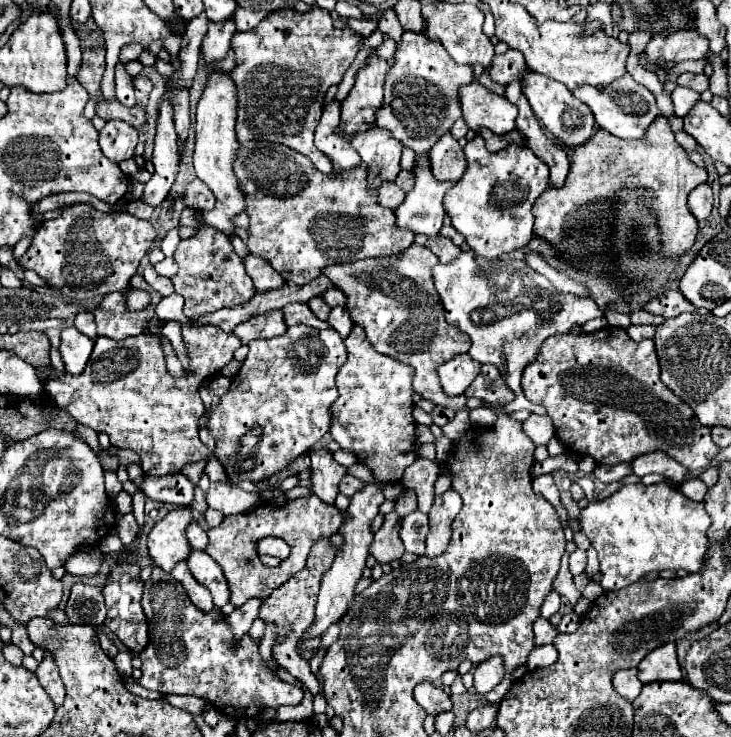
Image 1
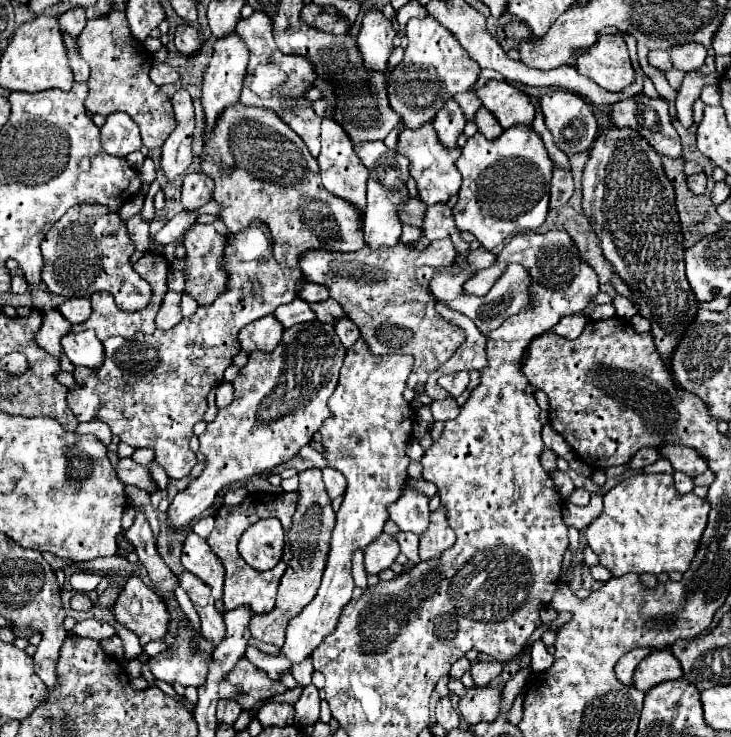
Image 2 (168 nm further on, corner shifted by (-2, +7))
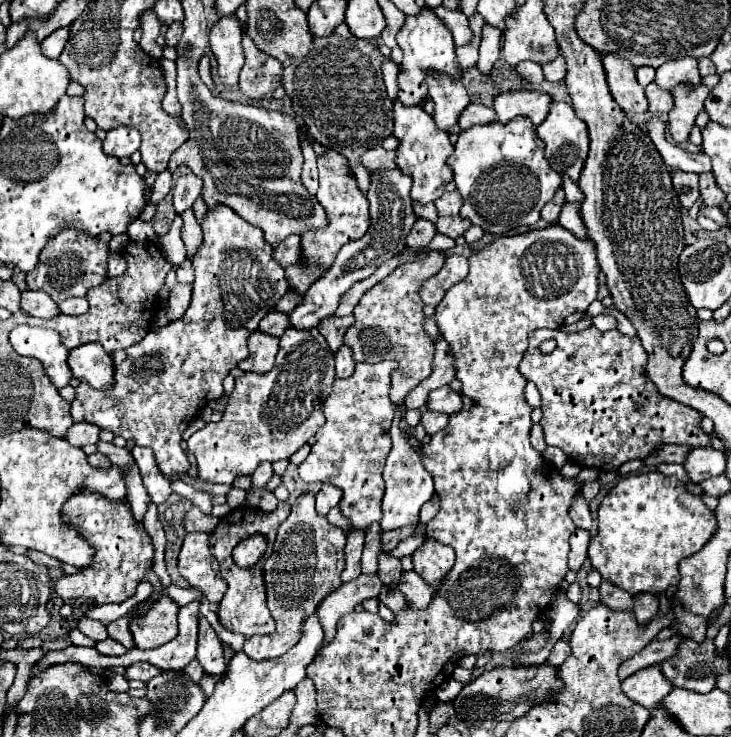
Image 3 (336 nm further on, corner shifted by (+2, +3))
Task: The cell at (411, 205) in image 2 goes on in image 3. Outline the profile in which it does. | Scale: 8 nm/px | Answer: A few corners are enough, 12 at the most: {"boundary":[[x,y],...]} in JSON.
{"boundary":[[419,218],[407,236],[411,250],[423,252],[435,236],[435,226]]}

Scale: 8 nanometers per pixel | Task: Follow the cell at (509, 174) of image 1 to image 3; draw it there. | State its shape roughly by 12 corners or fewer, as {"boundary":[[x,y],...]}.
{"boundary":[[529,118],[463,130],[461,216],[535,226],[563,184]]}

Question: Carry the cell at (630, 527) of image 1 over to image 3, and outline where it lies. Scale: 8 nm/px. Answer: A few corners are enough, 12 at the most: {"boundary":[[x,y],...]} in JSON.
{"boundary":[[675,476],[619,480],[589,560],[603,580],[659,594],[715,532]]}

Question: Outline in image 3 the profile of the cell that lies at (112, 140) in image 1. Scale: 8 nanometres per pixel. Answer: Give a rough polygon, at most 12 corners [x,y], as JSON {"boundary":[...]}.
{"boundary":[[129,126],[107,132],[103,152],[125,158],[139,148],[139,132]]}

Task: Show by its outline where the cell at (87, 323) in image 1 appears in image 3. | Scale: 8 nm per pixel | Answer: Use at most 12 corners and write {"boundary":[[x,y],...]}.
{"boundary":[[69,298],[59,304],[61,314],[81,316],[87,312],[85,298]]}

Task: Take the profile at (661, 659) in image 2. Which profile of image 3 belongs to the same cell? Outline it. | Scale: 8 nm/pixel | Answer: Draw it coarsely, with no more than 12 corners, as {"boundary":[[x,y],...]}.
{"boundary":[[659,666],[621,682],[625,696],[653,710],[673,684]]}

